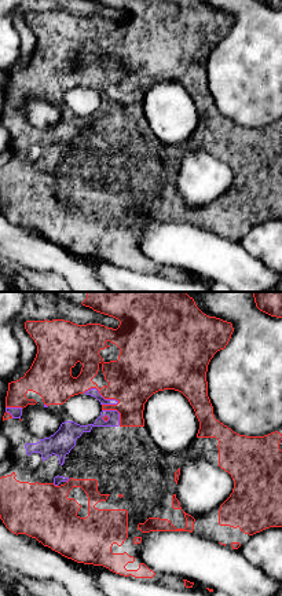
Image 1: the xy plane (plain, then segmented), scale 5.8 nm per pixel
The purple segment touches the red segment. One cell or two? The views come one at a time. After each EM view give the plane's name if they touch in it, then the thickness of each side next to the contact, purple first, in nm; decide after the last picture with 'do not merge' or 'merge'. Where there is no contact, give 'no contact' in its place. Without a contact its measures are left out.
meets purple in xy; 50 nm thick on the purple side, 300 nm on the other

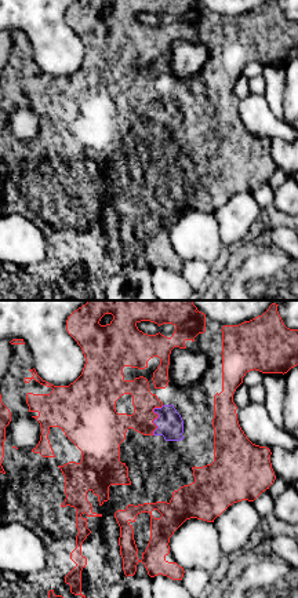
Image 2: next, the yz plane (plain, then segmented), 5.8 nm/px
meets purple in yz; 160 nm thick on the purple side, 140 nm on the other

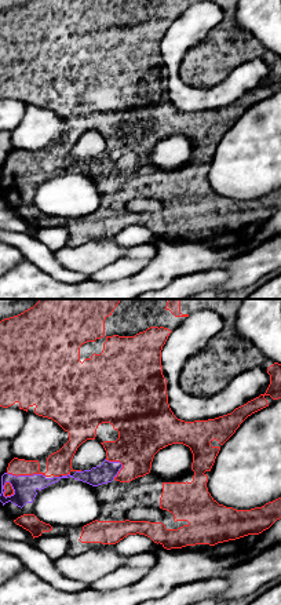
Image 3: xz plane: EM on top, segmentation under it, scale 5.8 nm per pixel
meets purple in xz; 130 nm thick on the purple side, 140 nm on the other

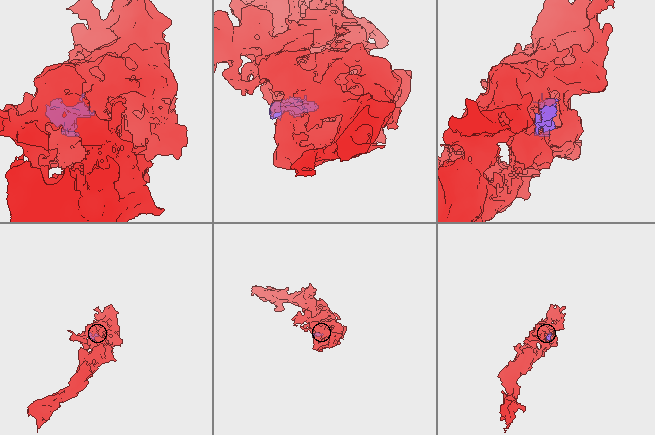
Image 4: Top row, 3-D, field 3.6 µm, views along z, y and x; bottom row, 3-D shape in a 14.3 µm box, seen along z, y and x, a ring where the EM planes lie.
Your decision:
merge

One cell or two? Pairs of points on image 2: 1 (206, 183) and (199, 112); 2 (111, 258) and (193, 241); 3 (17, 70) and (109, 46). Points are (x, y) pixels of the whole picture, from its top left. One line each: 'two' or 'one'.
1: one
2: two
3: one

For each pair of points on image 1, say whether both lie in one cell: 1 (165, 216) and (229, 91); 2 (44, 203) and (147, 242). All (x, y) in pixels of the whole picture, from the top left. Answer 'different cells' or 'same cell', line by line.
1: different cells
2: different cells

